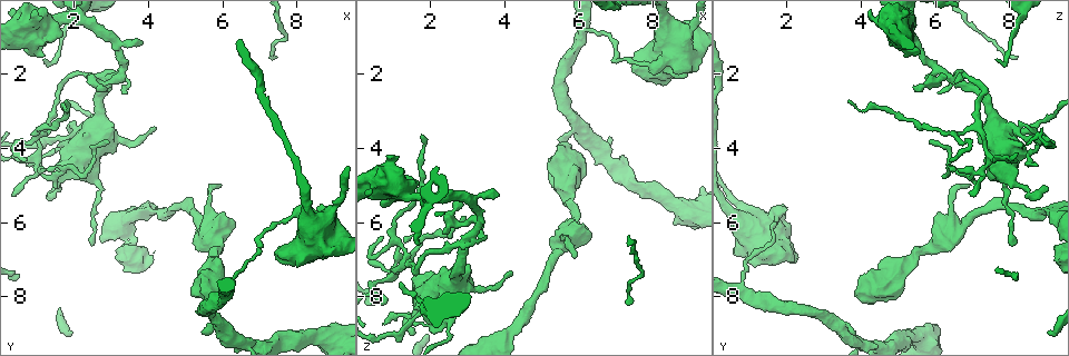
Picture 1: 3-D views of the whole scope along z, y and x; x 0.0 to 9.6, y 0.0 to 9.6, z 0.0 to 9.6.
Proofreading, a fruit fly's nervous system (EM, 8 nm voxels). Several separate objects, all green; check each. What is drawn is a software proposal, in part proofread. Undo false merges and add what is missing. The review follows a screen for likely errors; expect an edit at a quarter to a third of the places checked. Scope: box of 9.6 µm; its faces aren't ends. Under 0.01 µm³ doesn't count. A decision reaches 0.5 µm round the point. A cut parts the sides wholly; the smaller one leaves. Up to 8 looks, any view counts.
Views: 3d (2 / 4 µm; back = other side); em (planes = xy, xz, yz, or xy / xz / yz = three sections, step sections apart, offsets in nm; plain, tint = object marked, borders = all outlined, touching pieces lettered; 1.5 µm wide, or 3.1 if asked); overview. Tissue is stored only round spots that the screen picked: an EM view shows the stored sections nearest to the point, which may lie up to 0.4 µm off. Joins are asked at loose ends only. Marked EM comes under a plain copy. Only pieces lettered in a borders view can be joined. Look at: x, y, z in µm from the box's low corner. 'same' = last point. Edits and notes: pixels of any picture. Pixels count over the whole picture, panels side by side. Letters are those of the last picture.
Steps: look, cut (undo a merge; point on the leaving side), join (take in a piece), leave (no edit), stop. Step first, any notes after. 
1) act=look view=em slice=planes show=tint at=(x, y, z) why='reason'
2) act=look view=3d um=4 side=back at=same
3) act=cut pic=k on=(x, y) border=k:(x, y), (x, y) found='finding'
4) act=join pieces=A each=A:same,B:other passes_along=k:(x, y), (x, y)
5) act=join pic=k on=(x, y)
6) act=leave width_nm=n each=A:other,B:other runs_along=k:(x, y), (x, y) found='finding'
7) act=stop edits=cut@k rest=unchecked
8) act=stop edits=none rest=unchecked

act=look view=em slice=planes show=borders at=(4.15, 5.65, 9.00) why='a narrow waist'

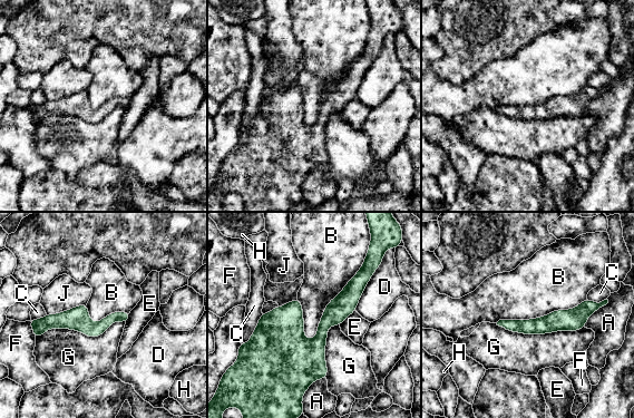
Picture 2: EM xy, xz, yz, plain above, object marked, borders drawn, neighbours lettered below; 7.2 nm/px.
act=leave longest_contact=B:700nm each=A:other,B:other,C:other,D:other,E:other,F:other,G:other,H:other,J:other found='all the same cell'

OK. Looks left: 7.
act=look view=em slice=xy step=8 show=tint at=(6.25, 5.95, 6.25) why='branch stops here'

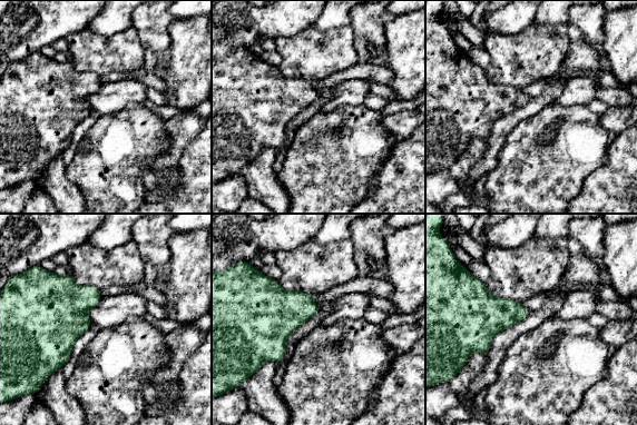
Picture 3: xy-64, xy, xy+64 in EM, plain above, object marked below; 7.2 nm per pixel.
act=look view=em slice=planes show=borders at=same why='cut it another way'

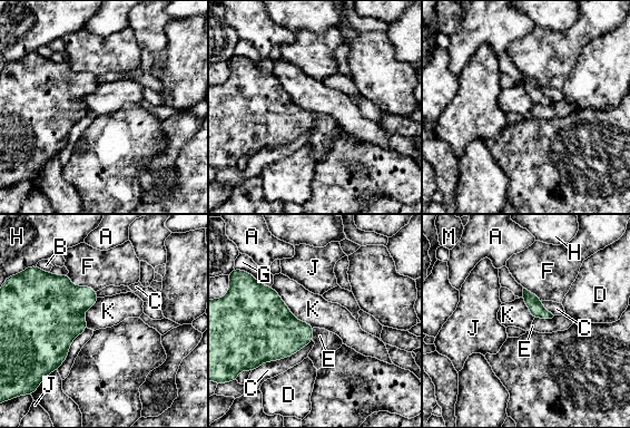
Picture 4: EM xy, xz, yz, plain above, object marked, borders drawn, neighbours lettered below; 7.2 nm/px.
act=leave each=A:other,B:other,C:other,D:other,E:other,F:other,G:other,H:other,J:other,K:other,M:other border=4:(67, 274), (74, 284), (96, 291) found='none of them fits'

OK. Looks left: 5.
act=look view=em slice=planes show=borders at=(2.85, 2.25, 6.60) why='three arms meet'

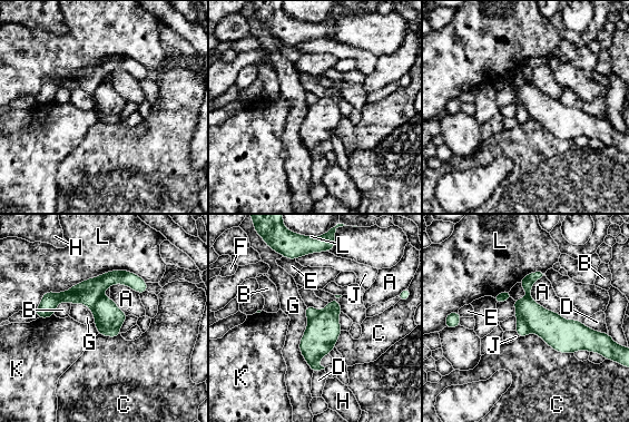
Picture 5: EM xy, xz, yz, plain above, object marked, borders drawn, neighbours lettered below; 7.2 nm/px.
act=cut pic=5 on=(102, 331) each=A:other,B:other,C:other,D:other,E:other,F:other,G:other,H:other,J:other,K:other,L:other border=5:(100, 296), (97, 321), (118, 330) found='two cells meet here'

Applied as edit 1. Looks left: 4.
act=stop edits=cut@5 rest=unchecked

